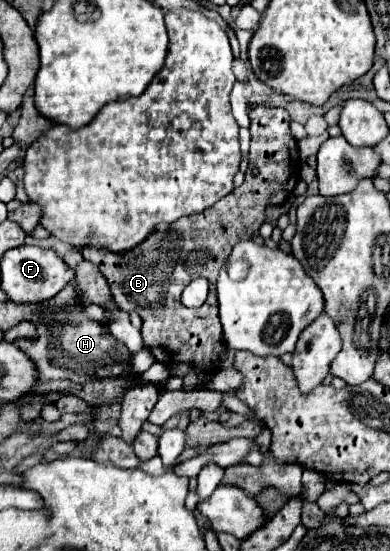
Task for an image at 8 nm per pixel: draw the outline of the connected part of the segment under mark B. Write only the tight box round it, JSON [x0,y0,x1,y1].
[82,108,300,372]

